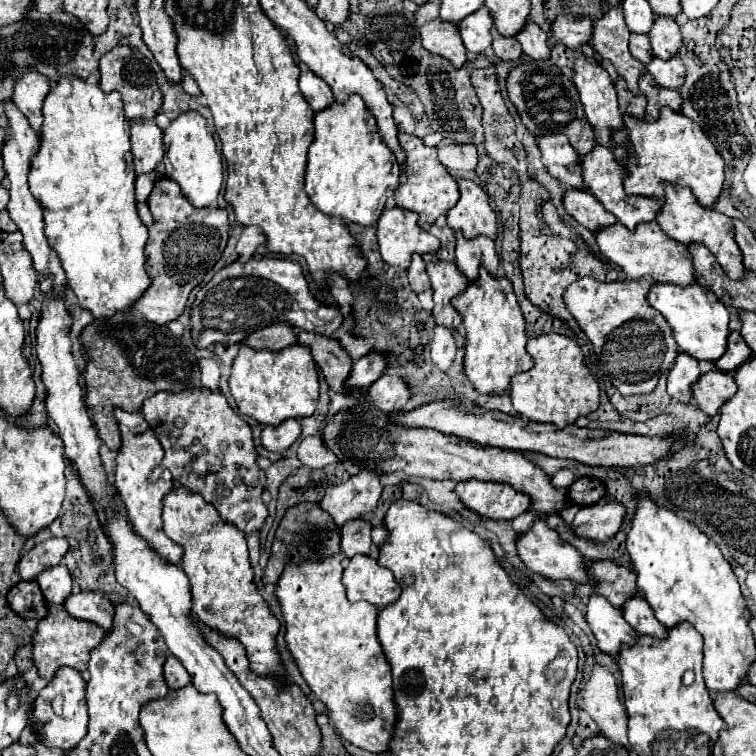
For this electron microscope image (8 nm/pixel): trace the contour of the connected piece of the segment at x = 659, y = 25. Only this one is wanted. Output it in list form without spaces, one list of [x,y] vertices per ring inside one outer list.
[[[655,15],[655,23],[649,31],[653,55],[659,59],[669,59],[677,55],[681,49],[681,31],[675,19],[667,19],[665,15]]]

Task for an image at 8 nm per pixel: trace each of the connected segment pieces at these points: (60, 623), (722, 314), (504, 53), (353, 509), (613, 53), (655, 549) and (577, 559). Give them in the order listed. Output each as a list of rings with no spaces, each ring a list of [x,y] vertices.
[[[65,611],[57,613],[57,615],[47,615],[45,619],[39,621],[35,635],[33,635],[33,665],[37,667],[39,677],[43,677],[45,681],[51,681],[55,671],[63,665],[73,667],[77,671],[85,671],[87,661],[89,661],[89,651],[95,645],[99,645],[103,635],[105,635],[105,629],[101,629],[99,625],[95,625],[91,621],[75,619],[75,617],[67,615]]]
[[[697,281],[687,287],[675,283],[653,283],[647,301],[667,319],[681,351],[689,353],[699,361],[715,361],[725,353],[729,335],[729,313],[725,305],[715,297],[715,293],[707,291],[707,287],[701,287]]]
[[[495,27],[491,29],[491,35],[493,35],[493,51],[499,59],[503,61],[517,61],[521,57],[521,47],[519,47],[519,41],[515,37],[511,39],[505,39],[503,35],[499,35],[499,31],[495,31]]]
[[[359,471],[349,481],[329,487],[319,501],[319,507],[331,515],[337,527],[343,527],[347,521],[375,511],[381,491],[383,485],[377,473]]]
[[[601,3],[601,11],[603,15],[593,21],[591,47],[603,59],[609,59],[613,63],[613,67],[627,81],[633,93],[639,93],[637,79],[645,71],[645,65],[629,55],[629,29],[623,21],[623,13],[619,7],[607,7],[607,3]]]
[[[639,493],[635,495],[635,513],[627,533],[627,553],[633,571],[637,573],[639,595],[631,595],[631,599],[623,603],[625,621],[637,633],[659,639],[667,635],[665,627],[675,627],[681,621],[691,623],[705,641],[703,675],[707,689],[735,689],[747,675],[749,663],[755,661],[755,641],[743,617],[745,599],[737,577],[733,575],[729,561],[723,559],[719,547],[715,547],[715,541],[707,539],[691,521],[677,517],[665,507],[657,507],[647,493]]]
[[[535,519],[531,529],[527,529],[525,533],[521,533],[517,537],[517,553],[531,571],[535,571],[547,579],[553,579],[553,581],[567,579],[567,581],[575,581],[575,583],[591,583],[591,581],[587,581],[583,555],[573,545],[565,543],[557,535],[557,531],[549,529],[543,519]]]

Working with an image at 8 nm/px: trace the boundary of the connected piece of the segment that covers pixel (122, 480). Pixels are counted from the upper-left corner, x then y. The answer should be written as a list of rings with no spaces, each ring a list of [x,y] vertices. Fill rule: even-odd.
[[[115,407],[115,419],[119,423],[121,429],[121,447],[117,453],[117,467],[115,467],[115,487],[117,493],[123,501],[123,505],[127,507],[127,515],[129,521],[133,523],[133,531],[143,537],[163,559],[171,561],[171,563],[179,563],[181,555],[183,555],[183,547],[179,547],[175,541],[171,541],[163,529],[161,529],[161,501],[167,495],[167,491],[171,491],[173,487],[173,477],[167,469],[161,471],[157,481],[149,481],[149,475],[153,473],[153,469],[159,467],[161,459],[163,459],[163,447],[159,443],[159,439],[155,439],[155,431],[151,431],[151,427],[147,425],[147,421],[143,419],[141,411],[129,413],[123,409]]]

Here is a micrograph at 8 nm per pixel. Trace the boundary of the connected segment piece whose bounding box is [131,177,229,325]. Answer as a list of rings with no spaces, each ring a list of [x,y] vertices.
[[[161,177],[155,183],[147,199],[147,205],[153,215],[153,225],[149,227],[149,239],[145,245],[147,273],[151,277],[151,285],[143,293],[143,297],[139,297],[133,303],[131,309],[141,311],[141,315],[151,319],[153,323],[165,325],[183,313],[189,293],[203,281],[205,273],[219,261],[227,243],[229,221],[225,209],[193,207],[183,195],[181,187],[167,177]]]

